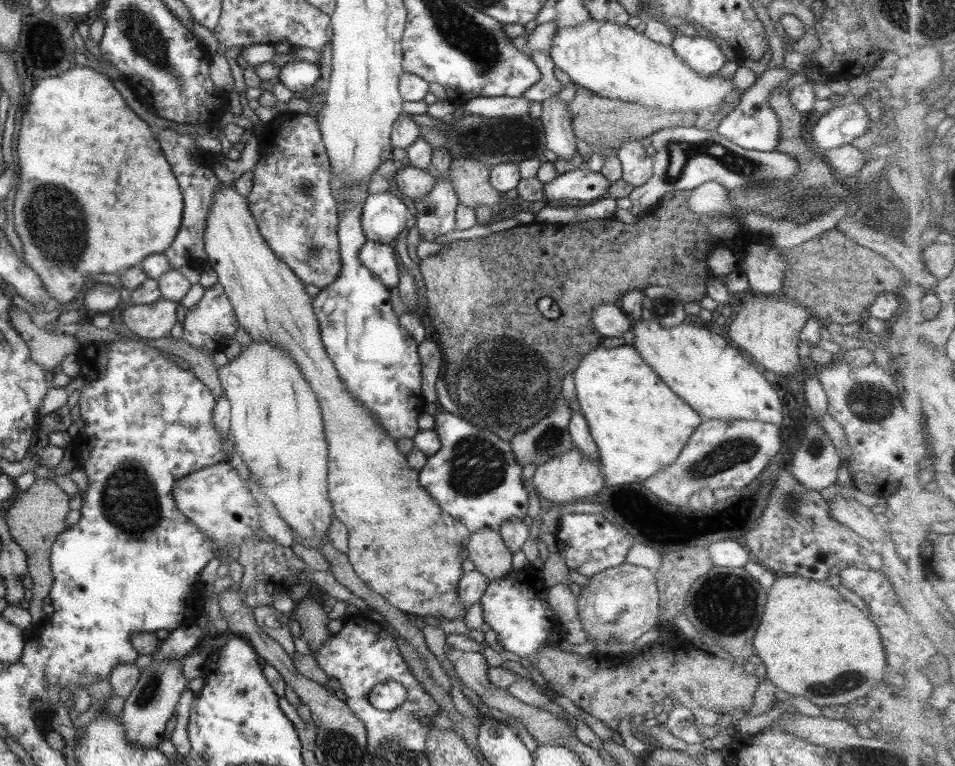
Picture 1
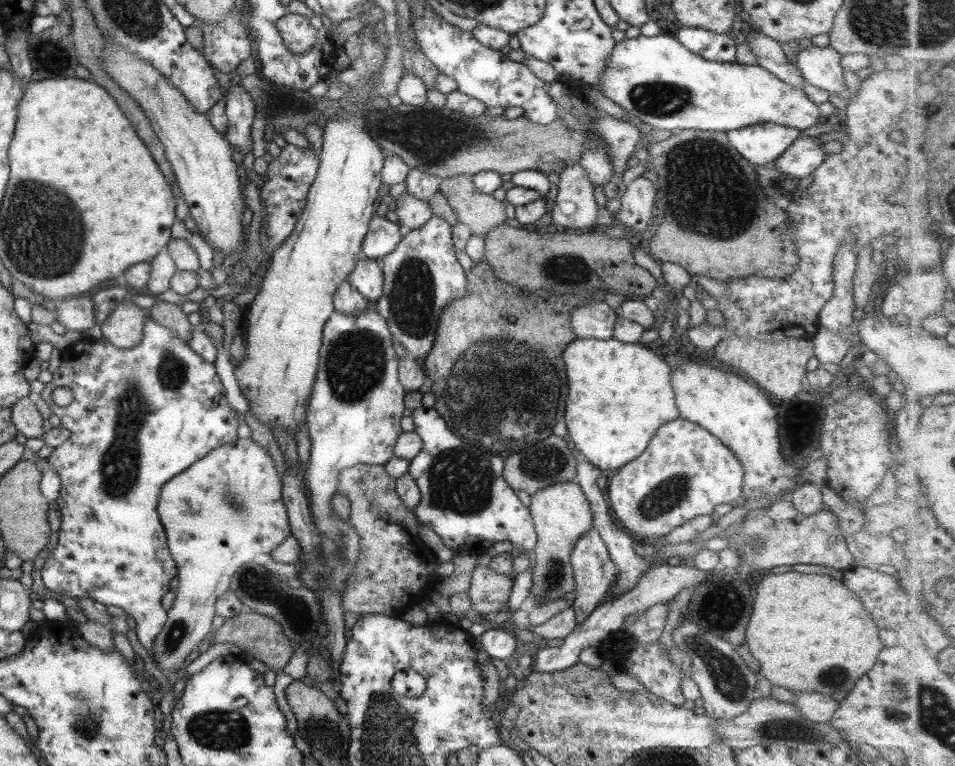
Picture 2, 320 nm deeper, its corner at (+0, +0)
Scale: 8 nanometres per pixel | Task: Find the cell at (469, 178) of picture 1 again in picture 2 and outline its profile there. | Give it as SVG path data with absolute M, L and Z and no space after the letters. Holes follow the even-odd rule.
M467 175L443 179L438 192L450 204L458 222L465 224L473 236L484 236L492 228L509 223L501 201L477 192Z

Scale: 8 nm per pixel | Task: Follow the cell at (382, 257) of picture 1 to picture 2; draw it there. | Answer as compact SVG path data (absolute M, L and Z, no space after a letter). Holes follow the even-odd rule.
M359 252L359 261L347 275L346 281L368 301L376 301L382 293L382 272L375 260L363 257Z

